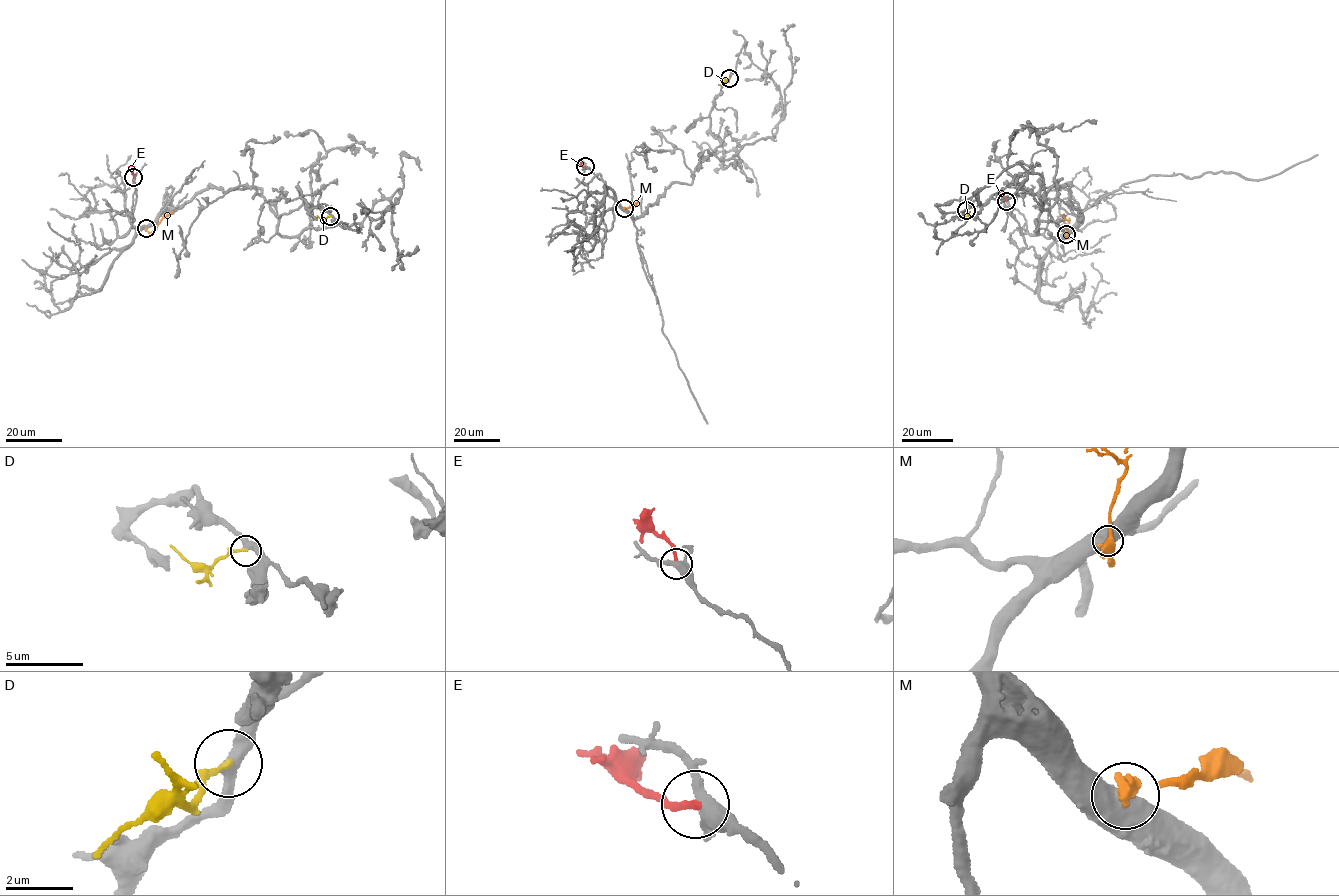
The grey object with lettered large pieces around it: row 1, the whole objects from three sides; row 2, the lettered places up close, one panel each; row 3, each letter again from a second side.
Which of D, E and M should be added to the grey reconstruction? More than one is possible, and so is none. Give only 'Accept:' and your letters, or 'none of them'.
Accept: none of them

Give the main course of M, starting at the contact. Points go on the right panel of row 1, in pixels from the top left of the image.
M: (1066, 234), (1067, 237), (1069, 222), (1061, 214)

